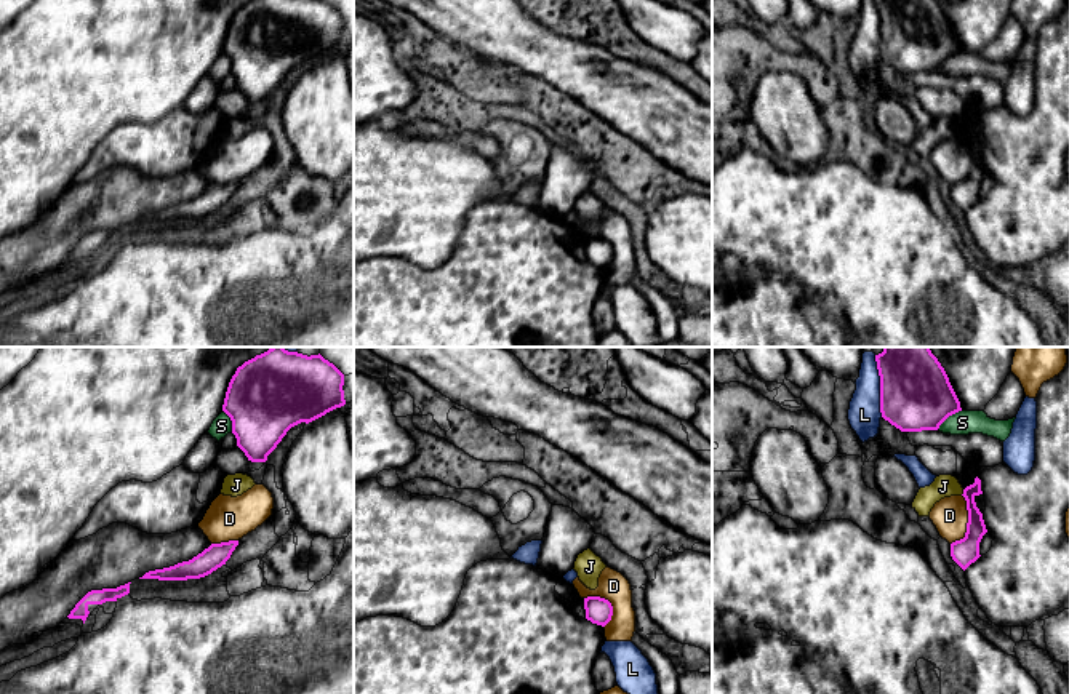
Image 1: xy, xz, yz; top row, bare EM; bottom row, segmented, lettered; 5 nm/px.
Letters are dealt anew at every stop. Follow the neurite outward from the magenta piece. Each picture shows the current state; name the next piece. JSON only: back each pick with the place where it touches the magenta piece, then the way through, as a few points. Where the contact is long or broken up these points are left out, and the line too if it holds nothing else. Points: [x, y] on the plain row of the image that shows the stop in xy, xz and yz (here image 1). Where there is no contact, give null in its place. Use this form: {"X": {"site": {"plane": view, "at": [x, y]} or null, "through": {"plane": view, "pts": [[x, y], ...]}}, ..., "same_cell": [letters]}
{"same_cell": []}

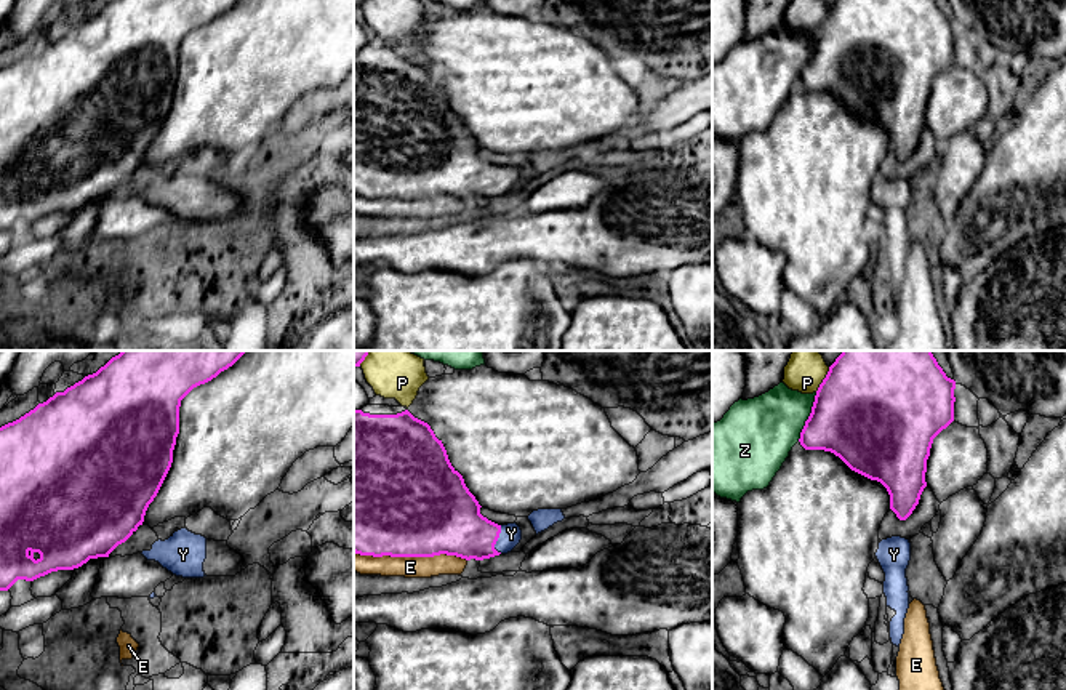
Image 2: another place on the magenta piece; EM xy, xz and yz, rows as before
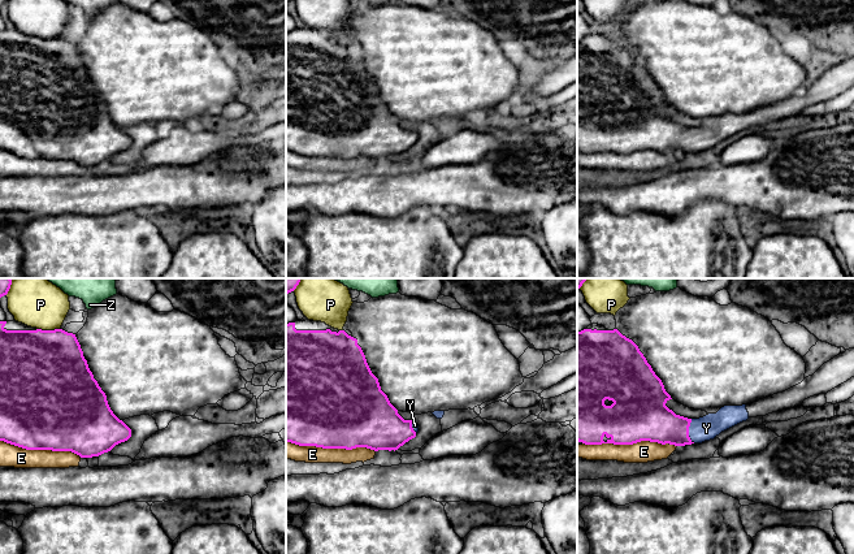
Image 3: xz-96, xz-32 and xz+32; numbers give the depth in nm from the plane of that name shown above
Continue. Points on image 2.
{"Y": {"site": {"plane": "xz", "at": [496, 181]}, "through": {"plane": "xz", "pts": [[450, 164], [472, 178], [496, 181], [511, 175]]}}, "same_cell": ["Y"]}

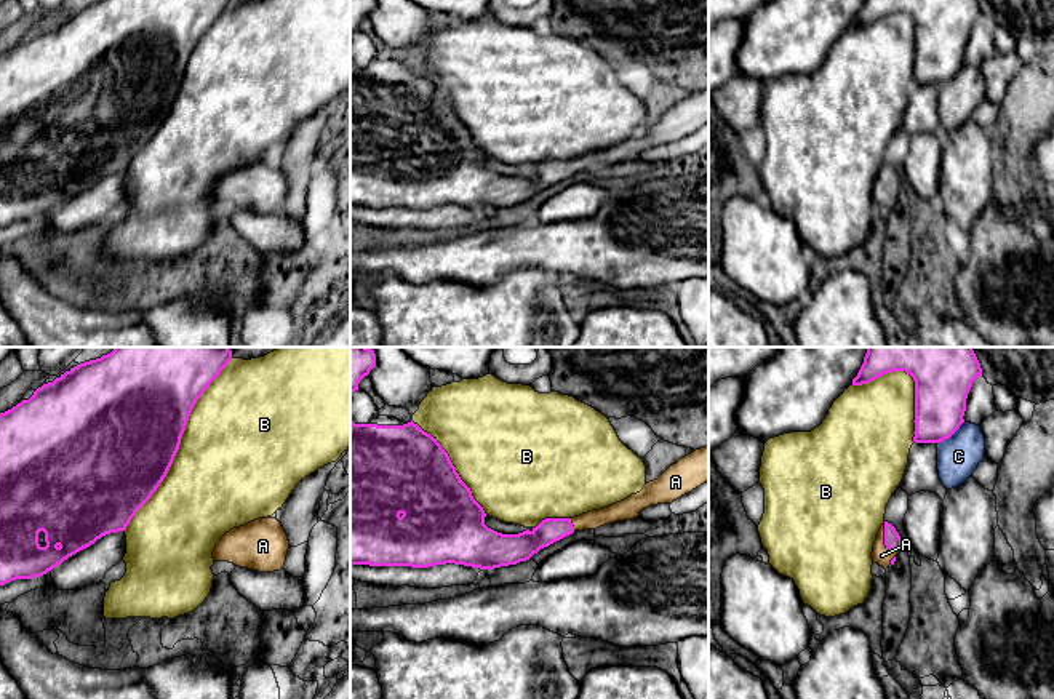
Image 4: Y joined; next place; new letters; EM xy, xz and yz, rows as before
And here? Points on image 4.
{"A": {"site": {"plane": "yz", "at": [885, 183]}, "through": {"plane": "yz", "pts": [[893, 183], [885, 183], [885, 194], [882, 197]]}}, "same_cell": ["A"]}

